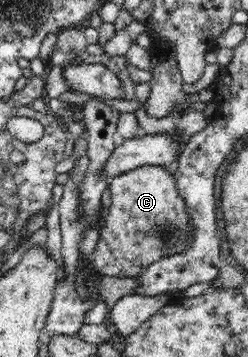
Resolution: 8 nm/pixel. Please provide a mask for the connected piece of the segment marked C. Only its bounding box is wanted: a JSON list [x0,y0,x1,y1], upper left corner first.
[91,165,193,278]

